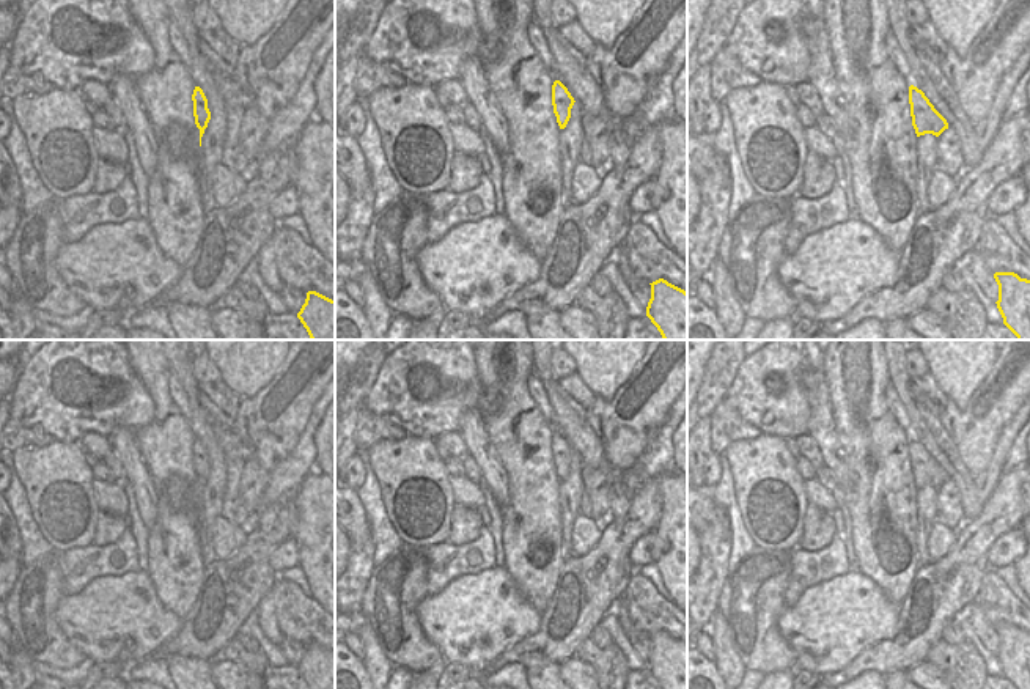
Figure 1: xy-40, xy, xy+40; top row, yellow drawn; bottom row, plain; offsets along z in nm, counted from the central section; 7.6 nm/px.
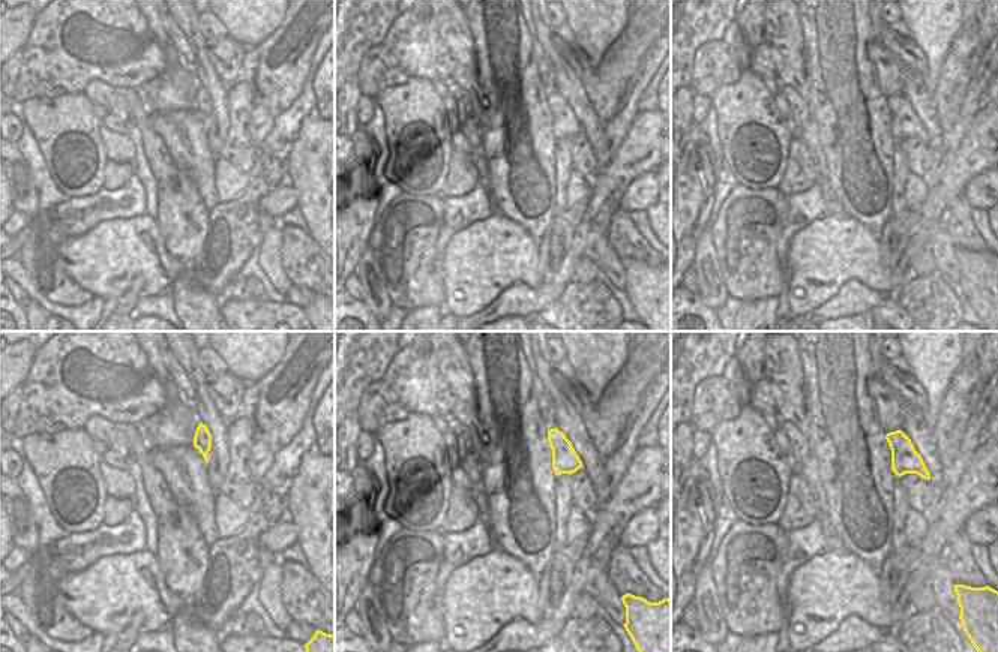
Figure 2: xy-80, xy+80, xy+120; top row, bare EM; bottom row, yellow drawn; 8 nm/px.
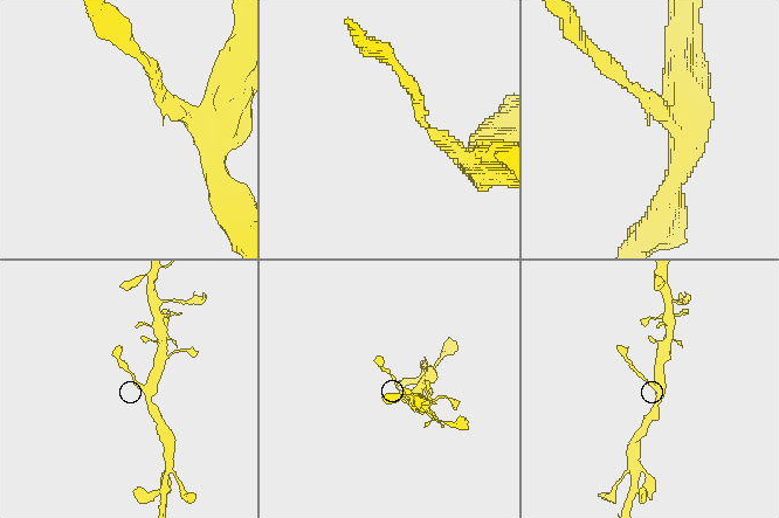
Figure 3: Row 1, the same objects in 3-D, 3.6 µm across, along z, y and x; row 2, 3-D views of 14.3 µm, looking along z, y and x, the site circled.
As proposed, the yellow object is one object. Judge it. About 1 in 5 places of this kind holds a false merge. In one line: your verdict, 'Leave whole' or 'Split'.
Leave whole

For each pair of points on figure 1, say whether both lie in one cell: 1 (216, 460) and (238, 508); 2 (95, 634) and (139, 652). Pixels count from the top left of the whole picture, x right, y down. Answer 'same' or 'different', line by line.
1: different
2: same

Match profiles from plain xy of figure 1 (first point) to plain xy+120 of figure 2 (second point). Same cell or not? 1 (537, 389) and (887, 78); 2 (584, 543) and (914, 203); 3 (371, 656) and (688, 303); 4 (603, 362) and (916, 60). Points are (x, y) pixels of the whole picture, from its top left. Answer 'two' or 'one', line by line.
1: one
2: one
3: two
4: two

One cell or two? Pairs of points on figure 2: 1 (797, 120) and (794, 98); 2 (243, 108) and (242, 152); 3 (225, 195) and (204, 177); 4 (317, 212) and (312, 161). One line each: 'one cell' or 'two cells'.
1: one cell
2: one cell
3: two cells
4: one cell

